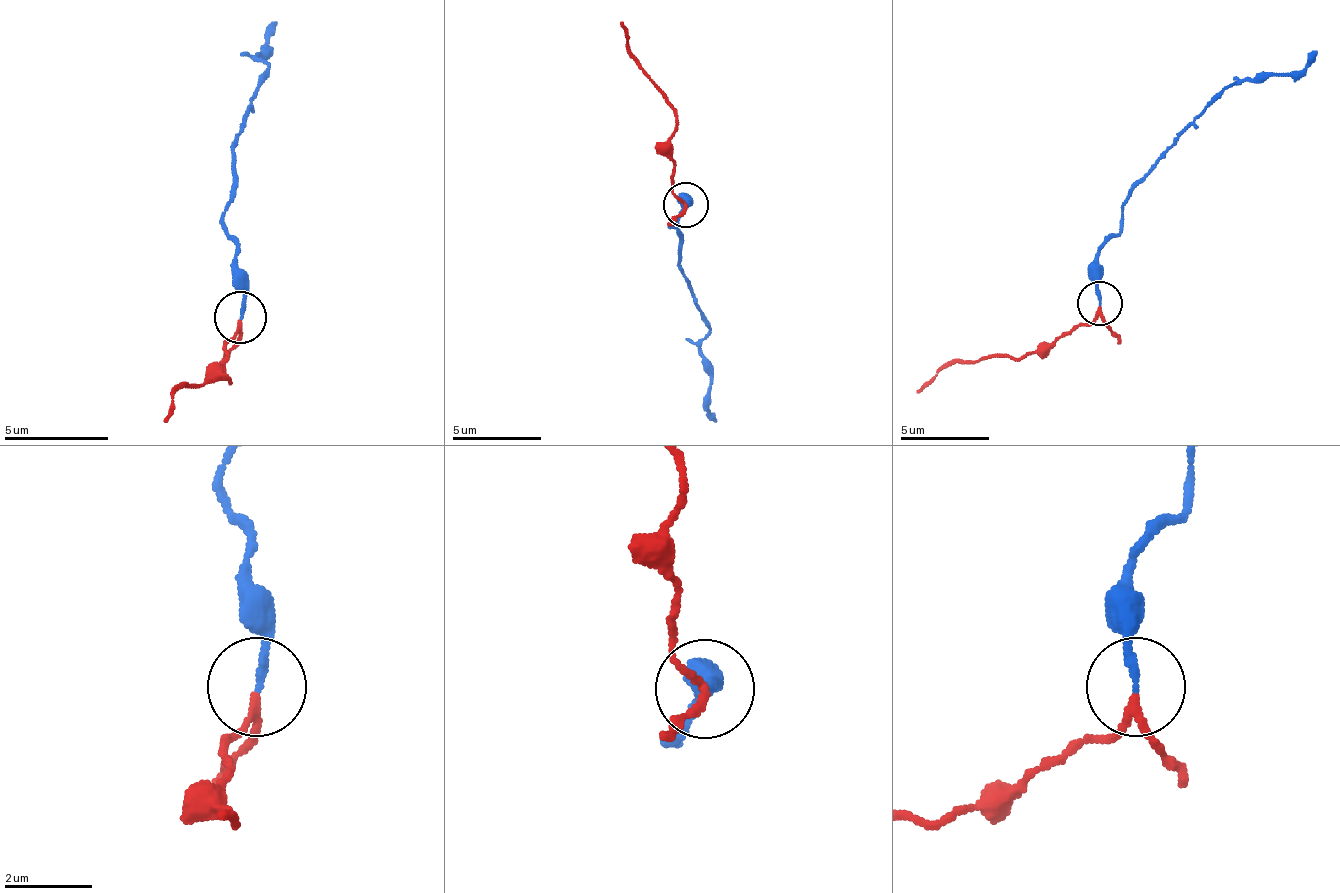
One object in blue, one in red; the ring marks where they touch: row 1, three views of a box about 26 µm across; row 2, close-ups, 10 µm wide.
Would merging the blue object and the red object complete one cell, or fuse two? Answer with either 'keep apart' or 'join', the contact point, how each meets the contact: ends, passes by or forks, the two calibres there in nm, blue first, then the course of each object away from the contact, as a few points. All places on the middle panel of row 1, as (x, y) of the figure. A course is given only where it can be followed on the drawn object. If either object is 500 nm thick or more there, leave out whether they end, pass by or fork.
keep apart | (685, 205) | blue ends | red passes by | 170/140 nm | blue via (686, 204), (682, 204), (669, 226), (677, 230), (677, 262), (709, 333), (700, 342), (709, 405), (718, 423) | red via (686, 204), (673, 190), (669, 141), (677, 110), (637, 56), (619, 20)

